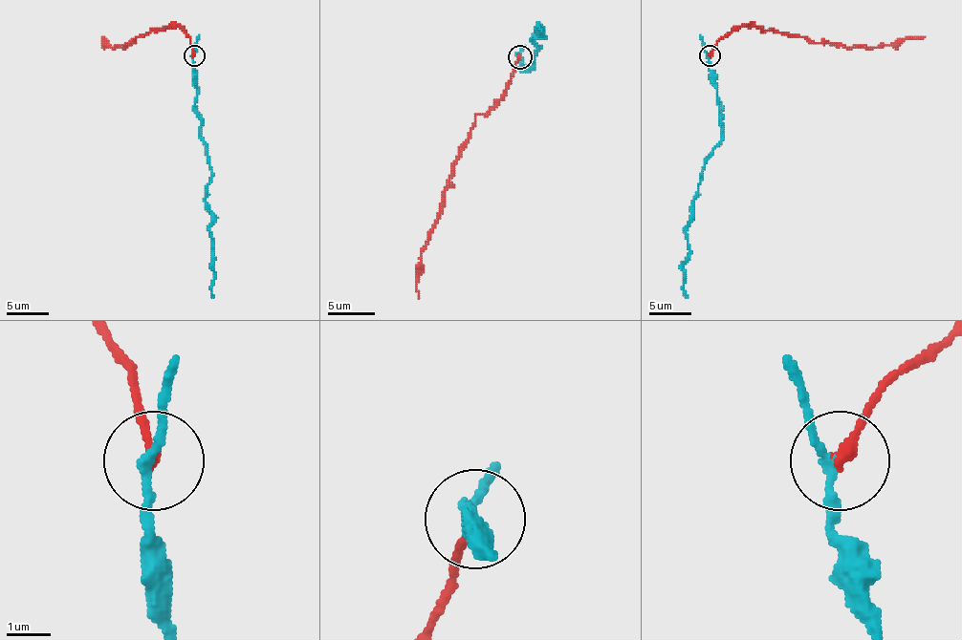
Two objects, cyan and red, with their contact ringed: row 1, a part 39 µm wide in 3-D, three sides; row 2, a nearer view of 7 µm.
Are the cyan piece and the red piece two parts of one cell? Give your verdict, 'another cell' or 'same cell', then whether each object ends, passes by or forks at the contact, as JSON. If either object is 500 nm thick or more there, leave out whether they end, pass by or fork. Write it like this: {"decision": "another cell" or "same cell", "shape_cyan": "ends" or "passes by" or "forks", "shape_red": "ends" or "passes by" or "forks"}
{"decision": "another cell", "shape_cyan": "passes by", "shape_red": "ends"}

